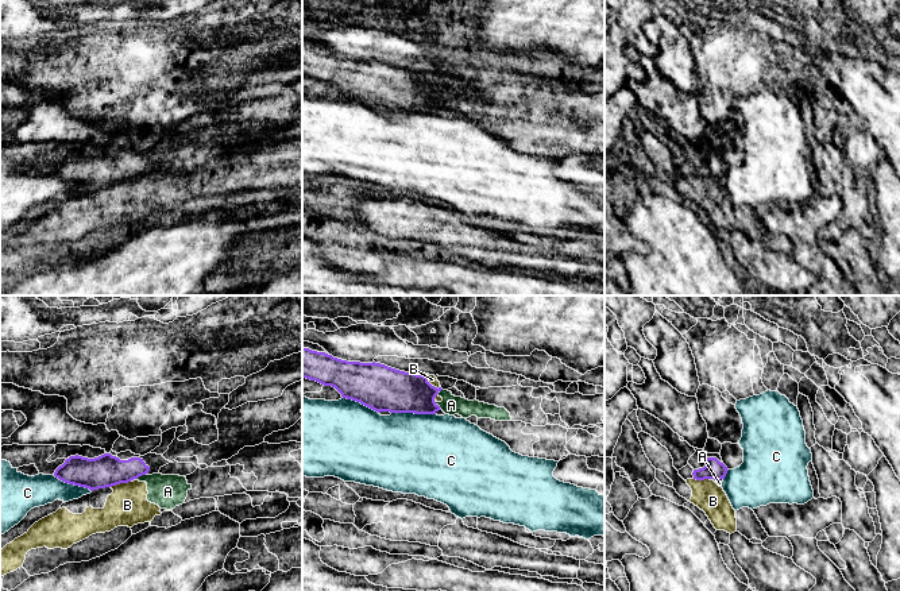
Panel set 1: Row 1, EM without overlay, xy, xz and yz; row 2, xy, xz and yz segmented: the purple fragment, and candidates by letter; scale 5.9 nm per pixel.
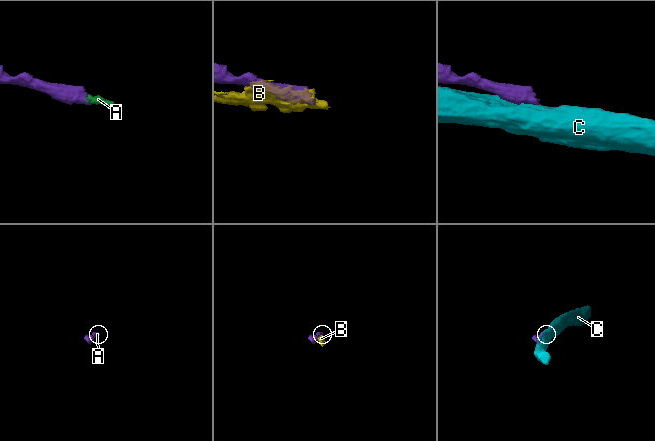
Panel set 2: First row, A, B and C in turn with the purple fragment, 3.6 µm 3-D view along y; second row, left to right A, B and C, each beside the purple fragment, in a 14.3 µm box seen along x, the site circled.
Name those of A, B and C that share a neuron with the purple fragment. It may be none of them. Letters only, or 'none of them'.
none of them

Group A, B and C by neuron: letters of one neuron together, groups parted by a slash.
A B / C

